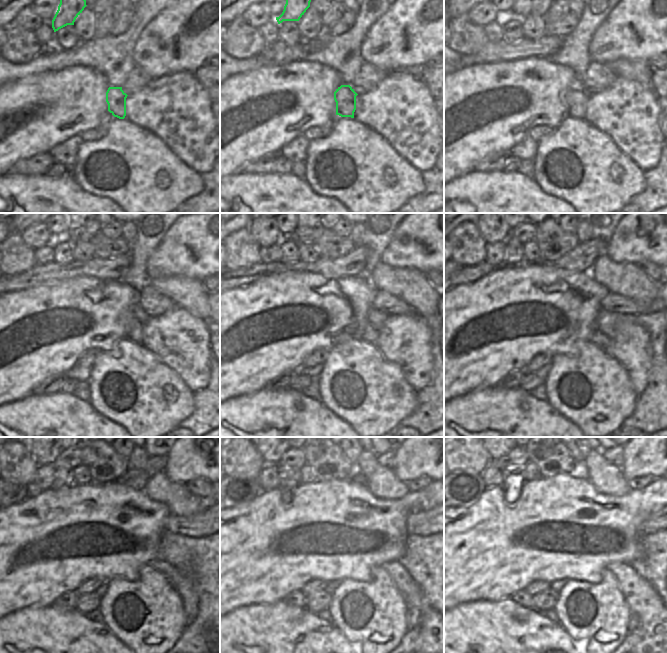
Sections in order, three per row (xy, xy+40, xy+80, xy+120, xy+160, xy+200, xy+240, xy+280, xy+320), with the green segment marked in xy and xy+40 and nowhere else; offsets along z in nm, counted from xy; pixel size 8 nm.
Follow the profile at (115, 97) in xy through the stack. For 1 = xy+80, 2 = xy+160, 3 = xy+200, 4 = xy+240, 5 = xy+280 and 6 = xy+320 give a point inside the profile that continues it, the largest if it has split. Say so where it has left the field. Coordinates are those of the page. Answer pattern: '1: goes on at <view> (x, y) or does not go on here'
1: goes on at xy+80 (576, 99)
2: goes on at xy+160 (370, 335)
3: goes on at xy+200 (598, 338)
4: goes on at xy+240 (168, 570)
5: goes on at xy+280 (409, 589)
6: goes on at xy+320 (642, 599)

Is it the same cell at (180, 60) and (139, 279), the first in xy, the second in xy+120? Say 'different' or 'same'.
different

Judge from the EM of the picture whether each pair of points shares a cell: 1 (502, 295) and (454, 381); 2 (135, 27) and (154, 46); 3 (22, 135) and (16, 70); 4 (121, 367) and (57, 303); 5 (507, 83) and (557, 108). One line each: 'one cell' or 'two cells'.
1: one cell
2: two cells
3: two cells
4: two cells
5: one cell

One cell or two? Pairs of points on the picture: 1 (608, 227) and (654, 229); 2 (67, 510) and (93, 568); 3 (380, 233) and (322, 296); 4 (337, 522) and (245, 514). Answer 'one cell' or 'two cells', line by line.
1: two cells
2: one cell
3: two cells
4: one cell

